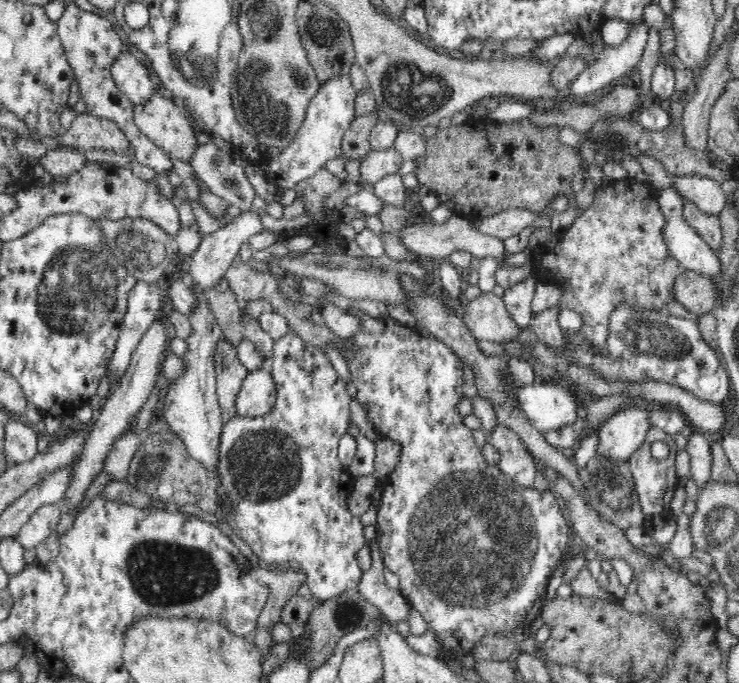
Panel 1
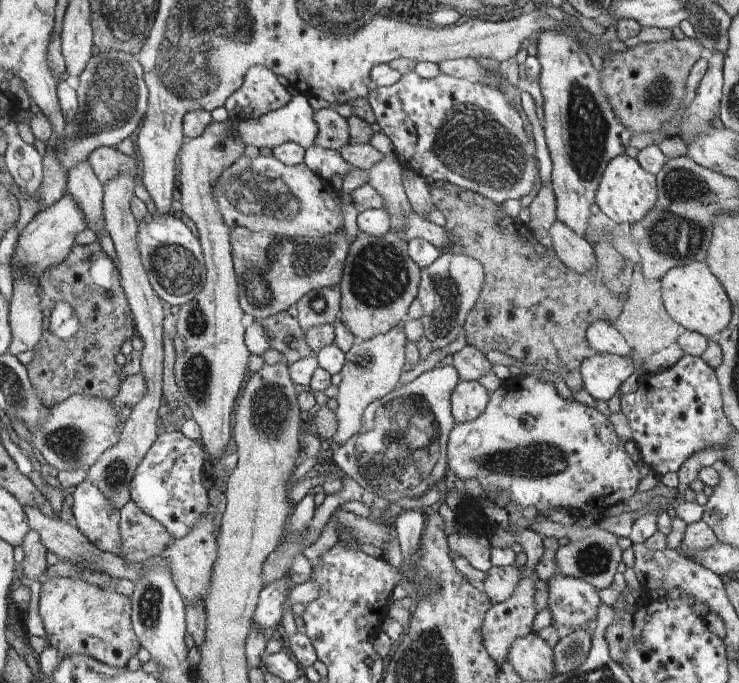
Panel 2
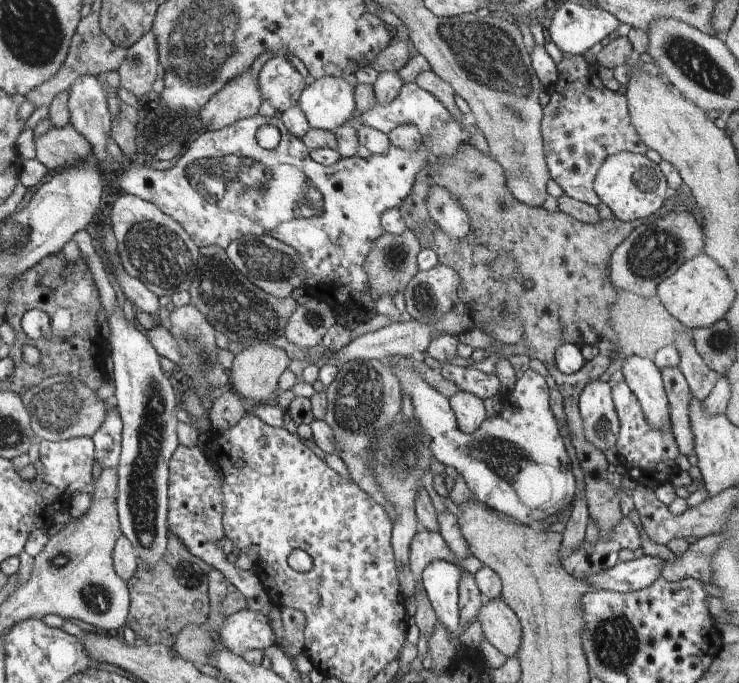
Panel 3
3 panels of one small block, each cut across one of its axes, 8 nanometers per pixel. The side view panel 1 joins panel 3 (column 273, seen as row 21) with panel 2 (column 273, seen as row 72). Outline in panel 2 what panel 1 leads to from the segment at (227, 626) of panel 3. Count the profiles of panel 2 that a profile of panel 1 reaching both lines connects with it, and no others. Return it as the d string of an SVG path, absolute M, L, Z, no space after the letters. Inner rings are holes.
M289 576L268 583L264 587L259 598L259 608L255 612L255 621L257 626L264 633L270 635L275 628L281 624L284 602L287 600L287 594L292 583Z

